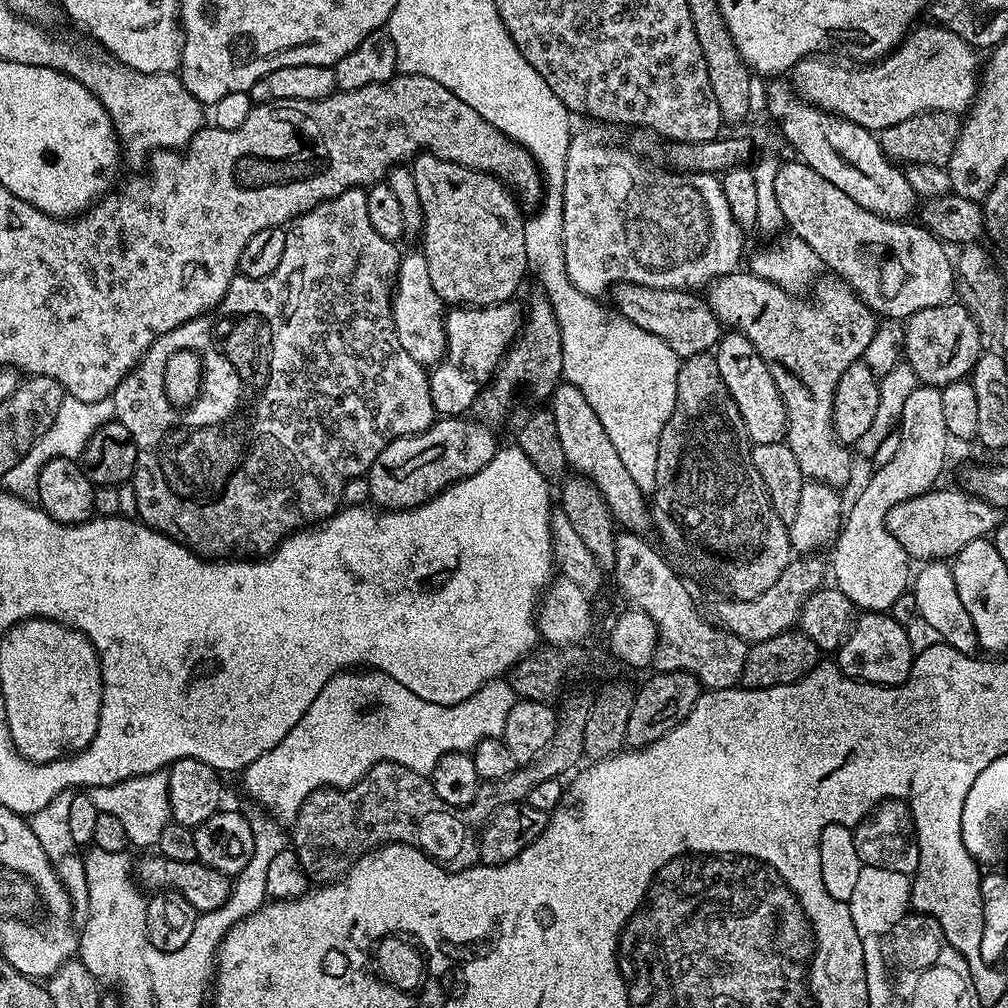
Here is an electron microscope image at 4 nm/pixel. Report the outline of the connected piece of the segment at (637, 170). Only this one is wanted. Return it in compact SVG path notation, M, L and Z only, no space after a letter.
M573 131L570 150L566 154L566 178L564 179L564 213L562 214L562 246L564 247L564 266L570 282L590 297L603 297L603 292L617 284L637 284L651 288L682 288L700 290L717 280L737 271L741 267L740 255L744 252L745 233L730 214L726 194L720 185L721 177L710 172L678 172L667 167L655 168L647 164L636 152L628 148L611 148L596 132Z

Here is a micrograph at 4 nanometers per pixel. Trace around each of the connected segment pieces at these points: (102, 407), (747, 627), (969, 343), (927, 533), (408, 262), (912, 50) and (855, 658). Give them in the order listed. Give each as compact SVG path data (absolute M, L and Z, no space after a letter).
M65 395L62 406L58 406L58 414L51 428L47 428L36 439L34 446L30 446L28 453L17 464L6 470L2 486L18 498L29 502L35 501L38 494L38 474L42 472L42 466L46 466L46 462L54 458L79 461L80 455L86 450L86 442L90 442L90 438L100 427L112 421L115 414L116 407L111 398L98 402L82 402L78 398Z
M804 554L799 558L793 558L786 570L782 570L778 582L774 582L774 586L770 586L766 594L758 594L756 600L723 598L724 600L706 608L707 615L713 624L749 642L774 638L789 631L799 621L806 598L810 598L810 594L817 592L825 583L824 564L820 558L816 554Z
M949 302L918 310L907 319L902 352L921 385L942 389L971 373L982 354L980 331L981 325L963 303Z
M942 487L908 501L898 502L884 519L890 534L898 540L899 545L913 561L951 561L962 550L962 546L970 546L970 542L991 537L1006 518L1001 509L973 496L970 492L955 492L952 488Z
M416 250L403 257L392 289L392 321L398 342L414 362L435 366L444 357L444 318L446 305L438 298L430 283L430 270L426 270L423 251Z
M935 22L921 23L913 27L904 37L903 44L888 53L882 60L865 63L863 66L847 68L844 64L831 64L831 59L821 58L813 54L800 60L795 66L794 91L805 104L821 108L824 112L833 112L844 120L854 122L871 132L880 133L882 129L894 126L898 122L906 122L906 118L914 118L923 112L955 112L963 113L972 107L978 91L982 75L981 61L976 61L977 49L971 48L966 41L958 38L950 30L940 27Z
M865 611L838 649L838 663L844 675L867 684L902 684L912 672L913 659L914 647L907 630L887 611Z

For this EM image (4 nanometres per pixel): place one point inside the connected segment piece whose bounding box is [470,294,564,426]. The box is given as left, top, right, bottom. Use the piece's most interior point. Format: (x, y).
(532, 367)

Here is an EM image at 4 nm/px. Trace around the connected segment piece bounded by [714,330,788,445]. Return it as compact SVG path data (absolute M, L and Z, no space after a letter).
M735 330L725 331L714 349L714 355L718 374L722 374L722 382L728 387L728 393L740 411L743 435L753 445L783 441L788 431L786 406L782 402L778 386L772 381L768 363L753 353L748 337Z

